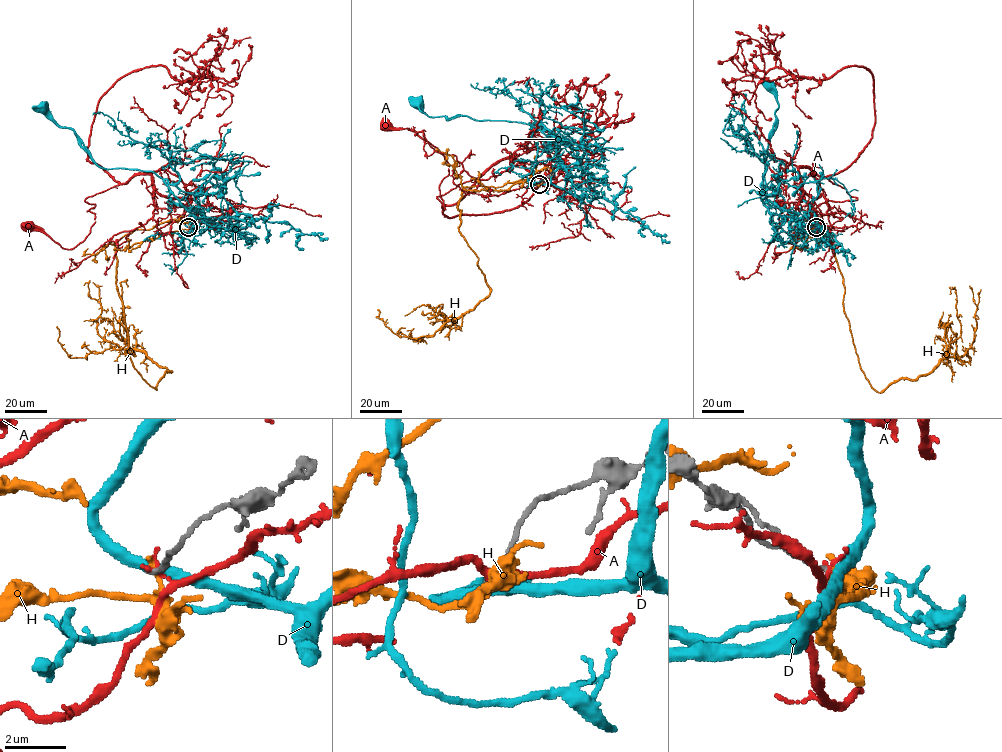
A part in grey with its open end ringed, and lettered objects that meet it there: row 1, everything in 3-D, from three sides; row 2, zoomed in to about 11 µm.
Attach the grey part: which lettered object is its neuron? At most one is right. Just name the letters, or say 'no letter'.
no letter

